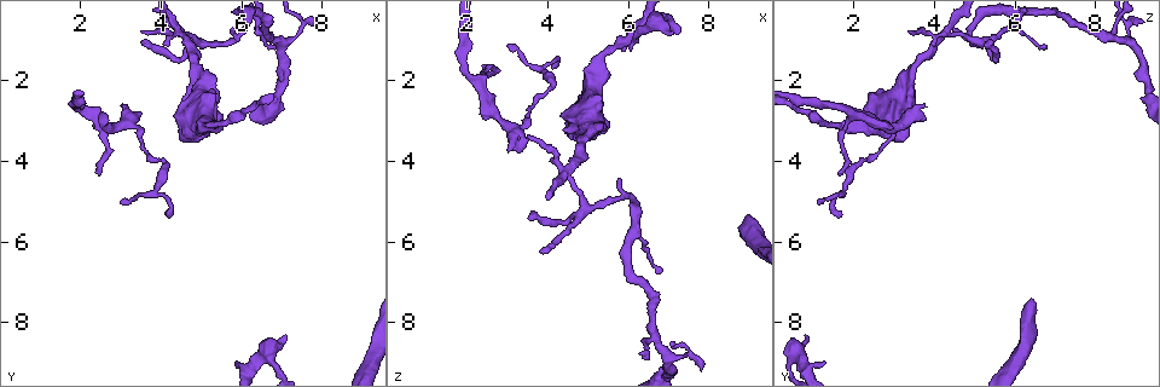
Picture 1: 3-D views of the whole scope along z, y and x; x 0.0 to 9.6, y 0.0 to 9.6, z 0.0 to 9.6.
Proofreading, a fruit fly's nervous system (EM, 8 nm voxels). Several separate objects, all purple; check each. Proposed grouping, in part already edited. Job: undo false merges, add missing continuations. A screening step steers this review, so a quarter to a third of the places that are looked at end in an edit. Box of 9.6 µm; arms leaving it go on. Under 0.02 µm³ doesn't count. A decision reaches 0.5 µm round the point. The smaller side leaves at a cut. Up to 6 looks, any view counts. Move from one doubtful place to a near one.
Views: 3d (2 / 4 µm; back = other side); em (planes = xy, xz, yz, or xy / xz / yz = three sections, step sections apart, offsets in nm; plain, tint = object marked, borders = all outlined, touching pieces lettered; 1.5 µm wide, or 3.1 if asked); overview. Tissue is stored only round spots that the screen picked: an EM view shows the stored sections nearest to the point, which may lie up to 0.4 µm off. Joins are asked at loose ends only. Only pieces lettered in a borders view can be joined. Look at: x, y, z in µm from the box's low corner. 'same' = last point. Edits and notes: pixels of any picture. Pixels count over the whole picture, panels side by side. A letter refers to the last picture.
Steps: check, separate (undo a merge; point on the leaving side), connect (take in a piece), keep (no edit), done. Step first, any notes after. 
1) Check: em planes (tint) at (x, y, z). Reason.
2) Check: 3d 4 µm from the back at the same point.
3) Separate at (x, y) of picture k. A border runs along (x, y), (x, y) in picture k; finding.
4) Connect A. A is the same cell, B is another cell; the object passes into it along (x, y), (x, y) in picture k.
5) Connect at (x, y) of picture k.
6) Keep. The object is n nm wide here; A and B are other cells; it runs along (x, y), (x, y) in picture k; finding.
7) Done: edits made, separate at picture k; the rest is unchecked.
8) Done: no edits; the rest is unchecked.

Check: em xz step 4 (plain) at (7.10, 8.30, 0.80). Branch stops here.

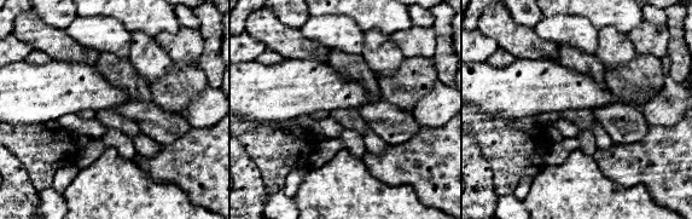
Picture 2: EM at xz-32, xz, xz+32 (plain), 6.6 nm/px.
Check: em xz step 4 (tint) at the same point.

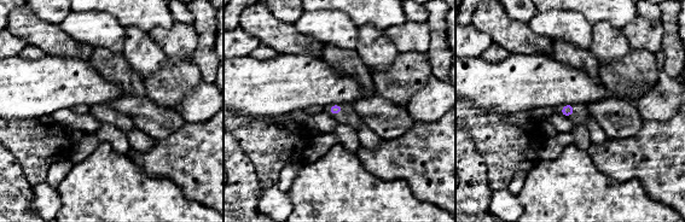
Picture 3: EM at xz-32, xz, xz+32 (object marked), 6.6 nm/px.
Check: em xz step 4 (borders) at the same point. See the neighbours.

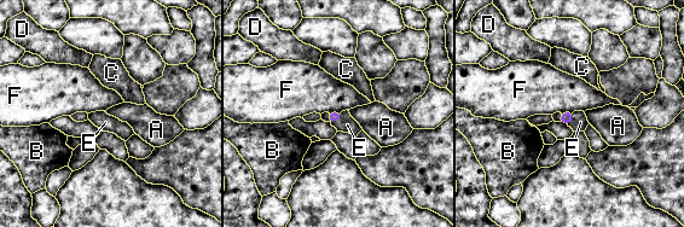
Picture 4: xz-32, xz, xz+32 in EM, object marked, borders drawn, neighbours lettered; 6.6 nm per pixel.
Connect E. E is the same cell, A, B, C, D and F are other cells; the neuron continues.

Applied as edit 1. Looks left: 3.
Check: 3d 4 µm at (4.05, 5.20, 1.70). Tapers out.

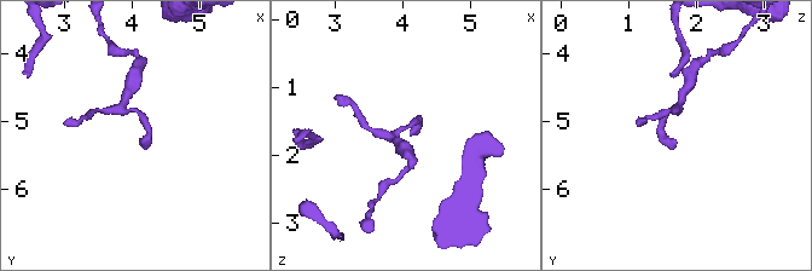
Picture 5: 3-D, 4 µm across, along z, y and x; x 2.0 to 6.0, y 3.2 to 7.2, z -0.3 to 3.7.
Check: em planes (borders) at (4.10, 5.25, 1.60).

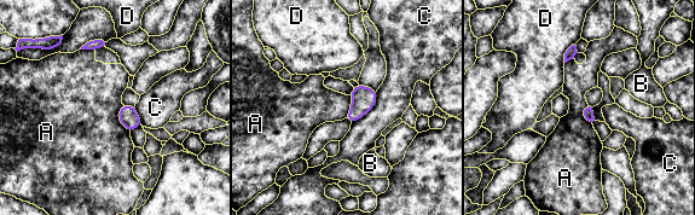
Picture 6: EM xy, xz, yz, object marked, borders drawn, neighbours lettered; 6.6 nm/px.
Keep. A, B, C and D are other cells; a border runs along (122, 105), (117, 118), (129, 133) in picture 6; none of them fits.

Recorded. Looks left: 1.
Done: edits made, connect at picture 4; the rest is unchecked.

